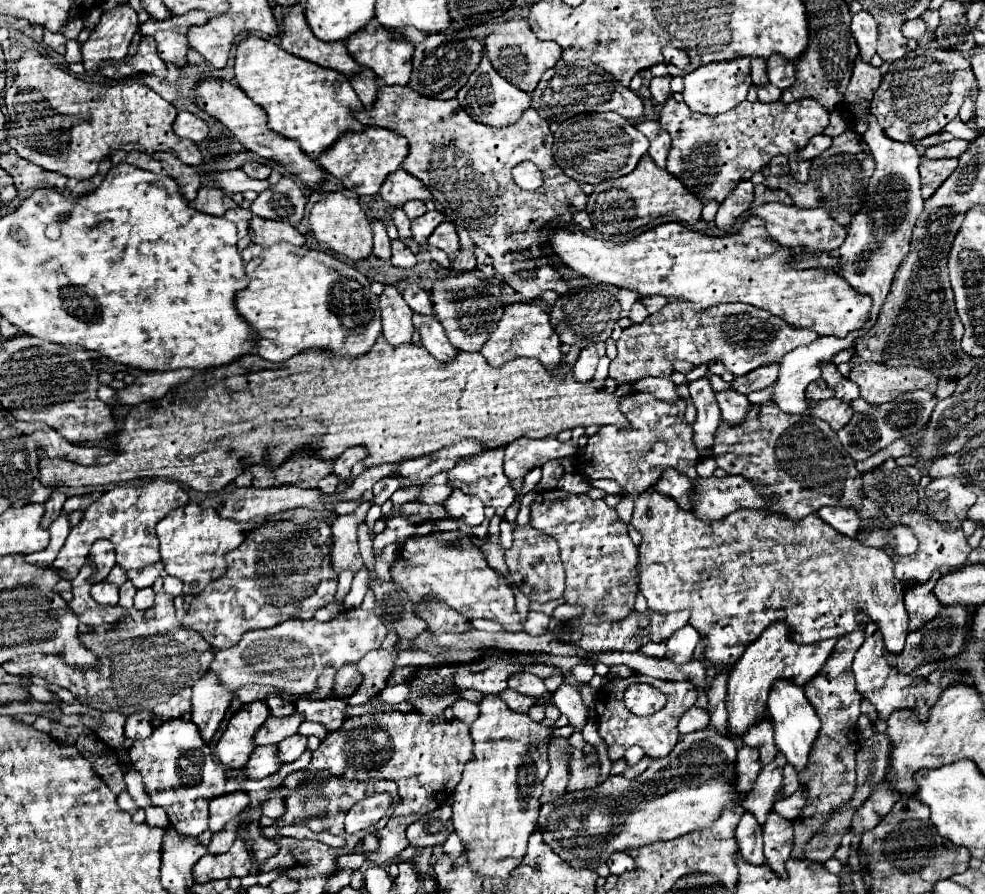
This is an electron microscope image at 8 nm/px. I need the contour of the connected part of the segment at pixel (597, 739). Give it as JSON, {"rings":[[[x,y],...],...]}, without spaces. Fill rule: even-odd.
{"rings":[[[587,722],[585,724],[585,728],[583,728],[583,738],[589,742],[589,744],[593,744],[593,746],[599,746],[599,744],[603,744],[603,738],[597,734],[597,724],[595,722]]]}

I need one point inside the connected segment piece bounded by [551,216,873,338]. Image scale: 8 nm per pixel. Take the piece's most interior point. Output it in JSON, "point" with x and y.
{"point":[749,266]}

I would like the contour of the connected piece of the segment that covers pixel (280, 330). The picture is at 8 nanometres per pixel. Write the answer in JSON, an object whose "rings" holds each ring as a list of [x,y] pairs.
{"rings":[[[289,242],[265,248],[263,254],[245,266],[251,280],[249,288],[239,292],[235,304],[241,316],[257,330],[259,342],[255,346],[257,356],[269,362],[285,362],[305,350],[329,350],[335,356],[357,358],[369,352],[381,336],[381,312],[379,296],[371,292],[371,282],[351,264],[345,264],[331,254],[293,246]]]}

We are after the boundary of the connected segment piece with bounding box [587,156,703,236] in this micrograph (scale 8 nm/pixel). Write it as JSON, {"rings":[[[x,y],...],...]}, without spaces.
{"rings":[[[643,156],[631,174],[597,184],[587,202],[587,214],[593,222],[593,228],[607,236],[629,234],[641,226],[647,226],[659,216],[673,216],[677,222],[697,224],[701,218],[701,208],[703,202],[693,196],[693,192],[689,192],[681,180],[671,176],[667,170],[657,168],[649,156]]]}

